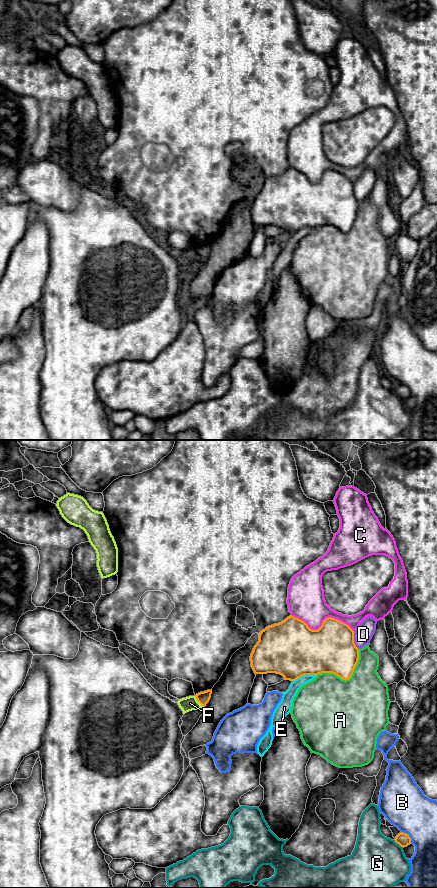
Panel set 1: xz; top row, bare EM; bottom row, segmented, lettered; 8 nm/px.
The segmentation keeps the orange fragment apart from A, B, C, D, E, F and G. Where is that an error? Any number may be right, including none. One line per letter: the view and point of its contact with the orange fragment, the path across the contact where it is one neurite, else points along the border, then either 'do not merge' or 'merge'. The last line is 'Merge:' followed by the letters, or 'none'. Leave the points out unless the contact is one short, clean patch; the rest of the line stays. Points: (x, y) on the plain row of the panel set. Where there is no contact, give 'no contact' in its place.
A: xz (347, 231) | do not merge
B: xz (408, 387) | do not merge
C: xz (322, 175) | do not merge
D: xz (353, 192) | do not merge
E: xz (304, 226) | do not merge
F: xz (198, 253) | along xz (194, 248), (203, 258) | do not merge
G: xz (398, 395) | do not merge
Merge: none

